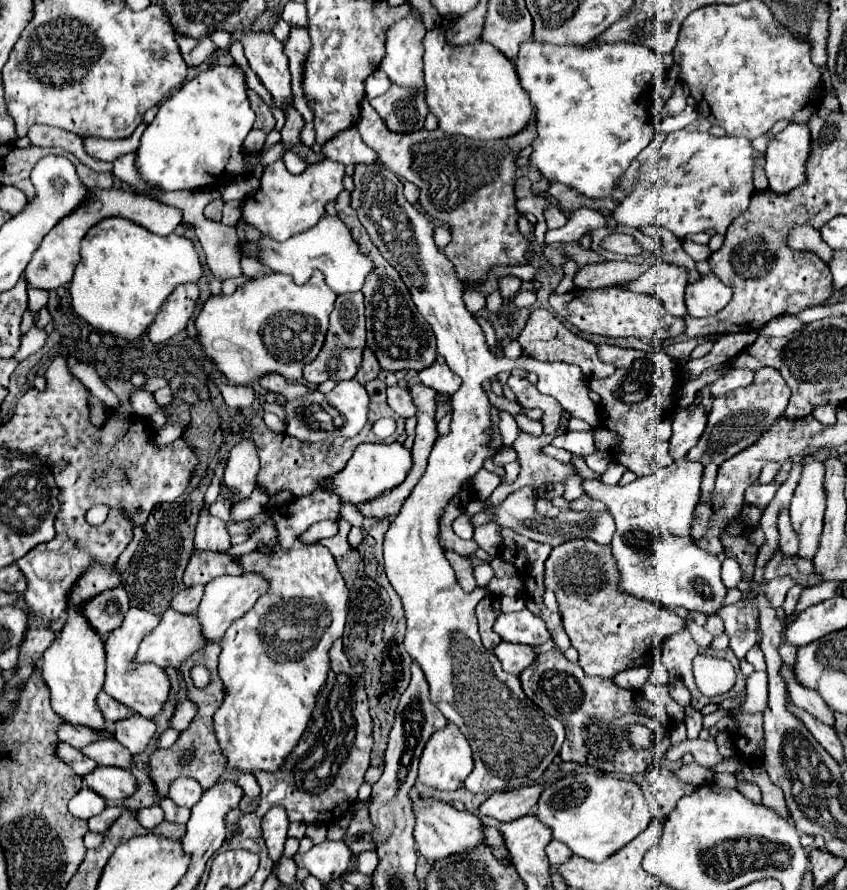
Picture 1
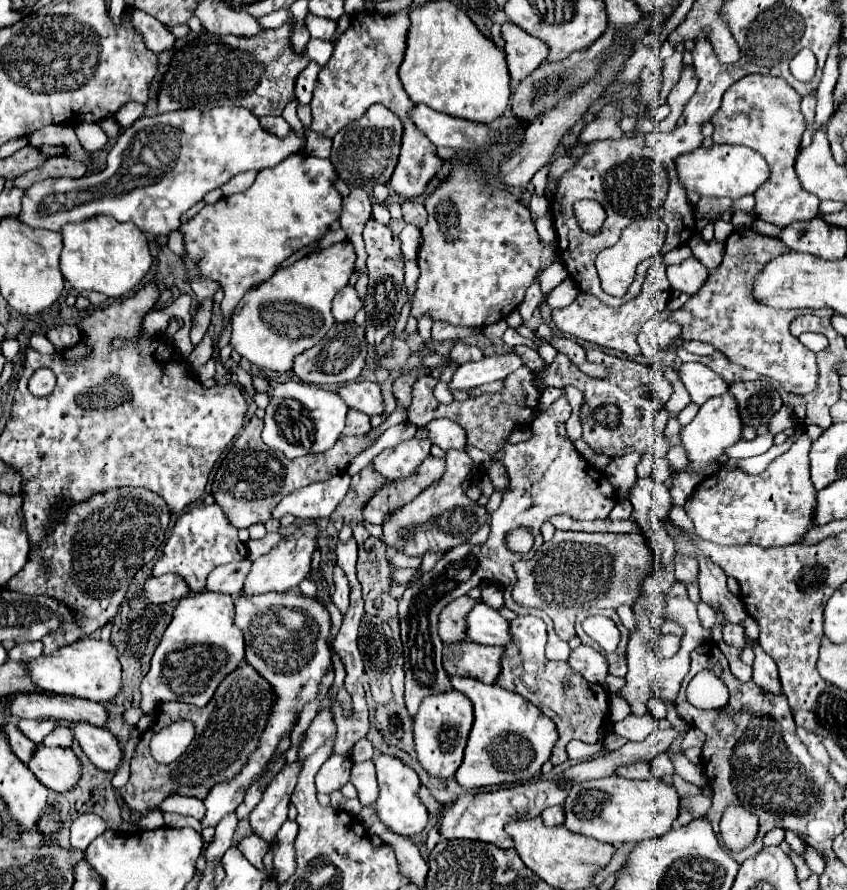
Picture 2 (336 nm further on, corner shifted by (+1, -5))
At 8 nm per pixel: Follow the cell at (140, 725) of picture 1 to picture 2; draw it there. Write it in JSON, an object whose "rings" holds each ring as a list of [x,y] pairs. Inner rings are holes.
{"rings":[[[52,693],[16,695],[10,711],[20,719],[58,719],[58,721],[84,721],[96,727],[108,727],[108,709],[102,703],[62,697]]]}

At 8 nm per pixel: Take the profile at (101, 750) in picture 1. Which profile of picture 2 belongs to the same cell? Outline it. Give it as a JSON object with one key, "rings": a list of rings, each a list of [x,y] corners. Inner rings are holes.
{"rings":[[[58,725],[46,739],[44,739],[44,745],[50,745],[50,747],[70,747],[72,741],[70,741],[70,729],[66,725]]]}

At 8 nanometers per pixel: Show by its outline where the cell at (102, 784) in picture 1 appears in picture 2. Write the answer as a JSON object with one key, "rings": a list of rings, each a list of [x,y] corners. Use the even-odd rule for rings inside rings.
{"rings":[[[40,745],[28,767],[38,777],[38,781],[42,781],[48,789],[56,793],[66,793],[74,789],[82,779],[82,765],[72,749]]]}

